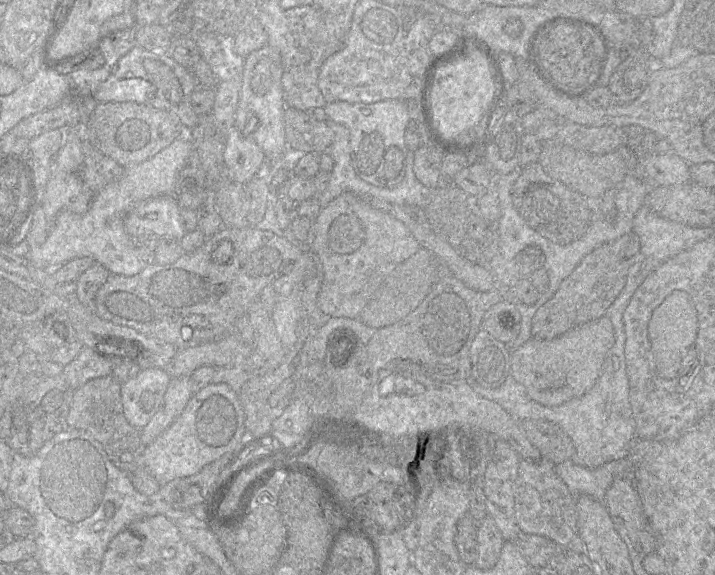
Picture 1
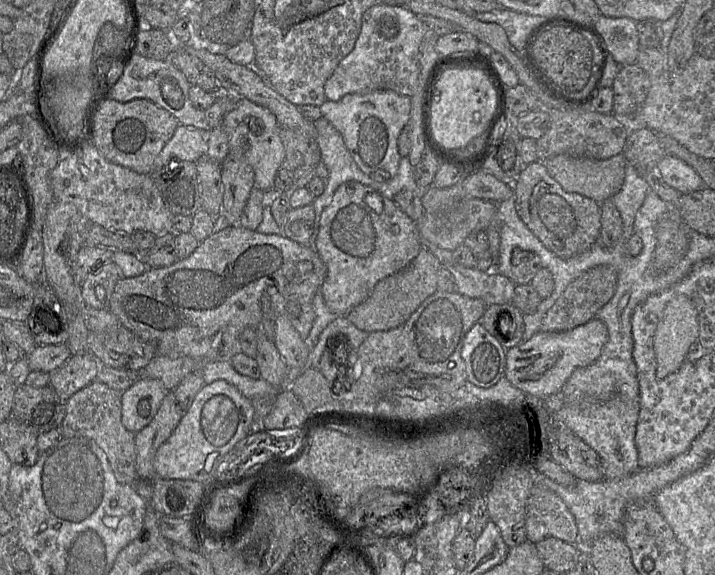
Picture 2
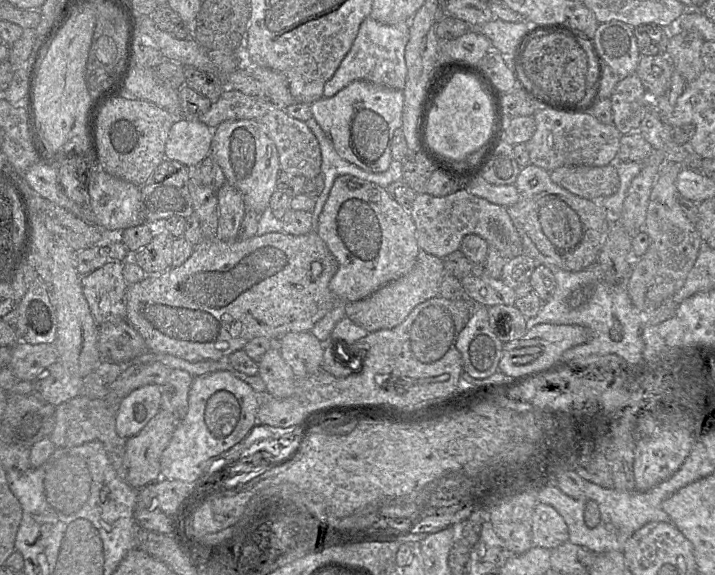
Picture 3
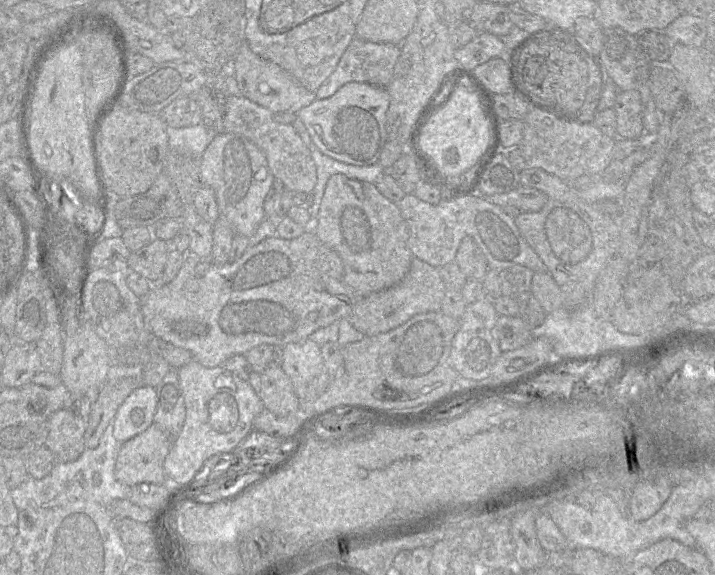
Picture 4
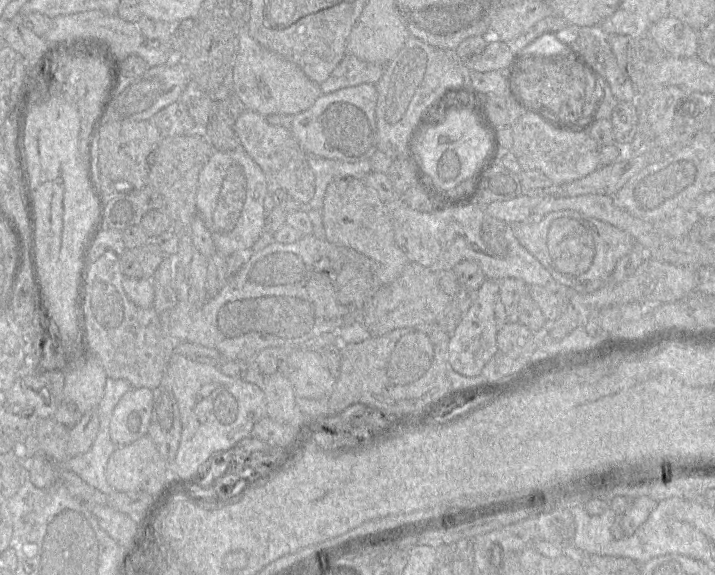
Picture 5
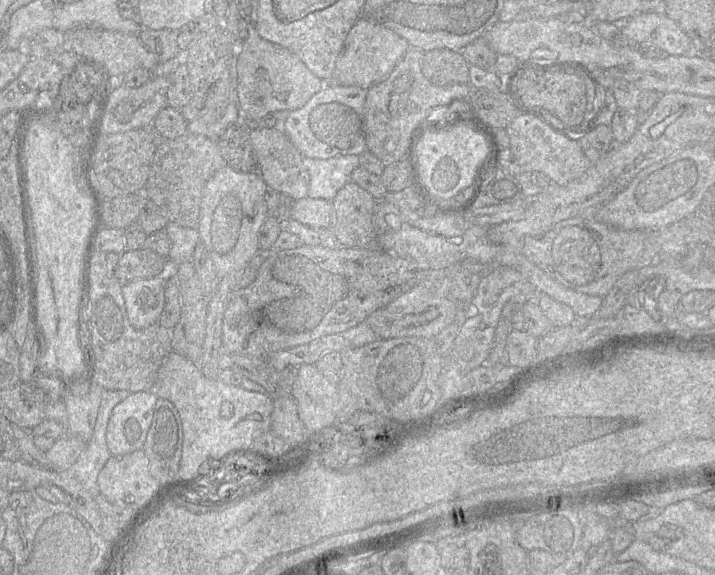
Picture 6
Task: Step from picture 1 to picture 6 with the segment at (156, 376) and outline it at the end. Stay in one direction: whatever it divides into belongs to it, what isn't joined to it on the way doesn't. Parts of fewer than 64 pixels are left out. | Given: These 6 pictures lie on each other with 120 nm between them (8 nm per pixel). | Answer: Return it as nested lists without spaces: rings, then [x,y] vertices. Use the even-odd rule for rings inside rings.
[[[151,391],[132,392],[112,410],[106,442],[112,456],[142,449],[158,396]]]

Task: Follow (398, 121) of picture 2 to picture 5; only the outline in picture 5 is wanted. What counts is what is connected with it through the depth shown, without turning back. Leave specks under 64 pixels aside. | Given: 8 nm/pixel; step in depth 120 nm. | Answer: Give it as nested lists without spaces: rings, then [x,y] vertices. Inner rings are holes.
[[[372,83],[321,94],[308,110],[293,116],[291,133],[306,154],[348,163],[369,160],[378,150],[377,99]]]

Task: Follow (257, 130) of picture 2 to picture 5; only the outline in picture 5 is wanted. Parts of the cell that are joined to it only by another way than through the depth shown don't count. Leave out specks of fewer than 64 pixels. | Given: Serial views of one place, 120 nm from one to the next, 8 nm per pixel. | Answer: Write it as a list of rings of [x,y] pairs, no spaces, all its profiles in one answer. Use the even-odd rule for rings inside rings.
[[[242,147],[229,151],[215,150],[201,169],[196,191],[196,215],[199,216],[212,237],[215,251],[228,257],[237,251],[250,250],[263,232],[264,198],[269,191],[266,177],[254,160]]]

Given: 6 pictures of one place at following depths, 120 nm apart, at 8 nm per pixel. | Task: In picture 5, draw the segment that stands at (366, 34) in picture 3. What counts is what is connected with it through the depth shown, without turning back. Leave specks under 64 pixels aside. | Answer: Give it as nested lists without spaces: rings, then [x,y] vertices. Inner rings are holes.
[[[345,55],[329,77],[319,85],[321,93],[329,94],[364,83],[376,84],[383,70],[384,66],[360,60],[353,55]]]

